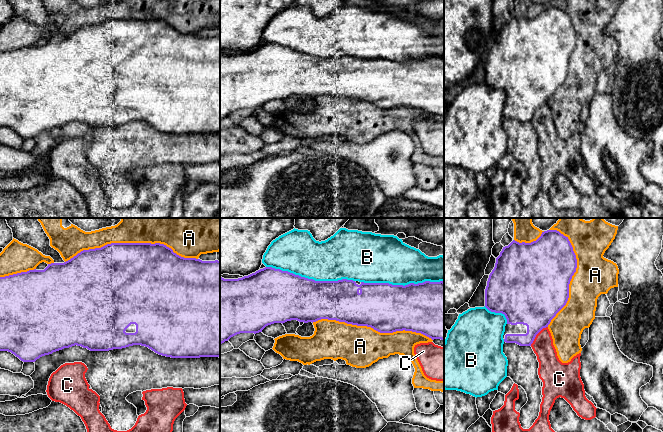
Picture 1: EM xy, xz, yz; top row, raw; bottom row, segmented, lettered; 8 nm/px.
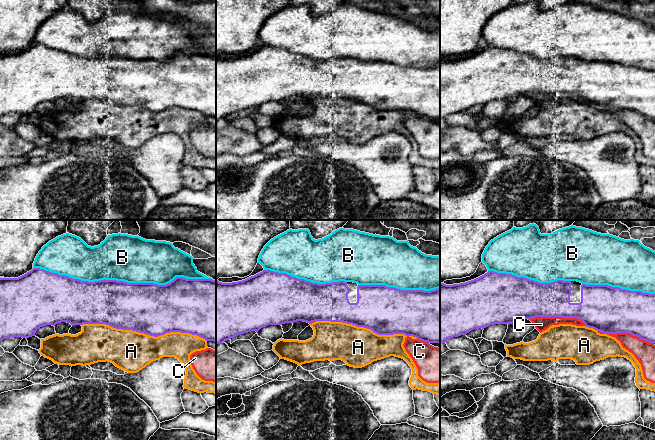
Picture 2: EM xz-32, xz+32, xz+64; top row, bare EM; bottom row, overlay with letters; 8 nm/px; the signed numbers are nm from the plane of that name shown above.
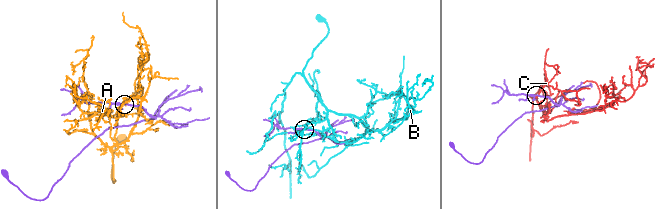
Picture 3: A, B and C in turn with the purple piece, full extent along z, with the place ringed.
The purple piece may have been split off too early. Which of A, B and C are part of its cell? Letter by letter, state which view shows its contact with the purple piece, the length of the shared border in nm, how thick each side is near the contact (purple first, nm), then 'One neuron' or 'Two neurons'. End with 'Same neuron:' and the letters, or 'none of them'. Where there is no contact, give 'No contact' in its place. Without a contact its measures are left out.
A: Touches purple in xy. Shared border 1050 nm. Thickness 500 nm (purple) against 160 nm. Two neurons
B: Touches purple in xz. Shared border 700 nm. Thickness 400 nm (purple) against 340 nm. Two neurons
C: Touches purple in yz. Shared border 220 nm. Thickness 380 nm (purple) against 170 nm. Two neurons
Same neuron: none of them

